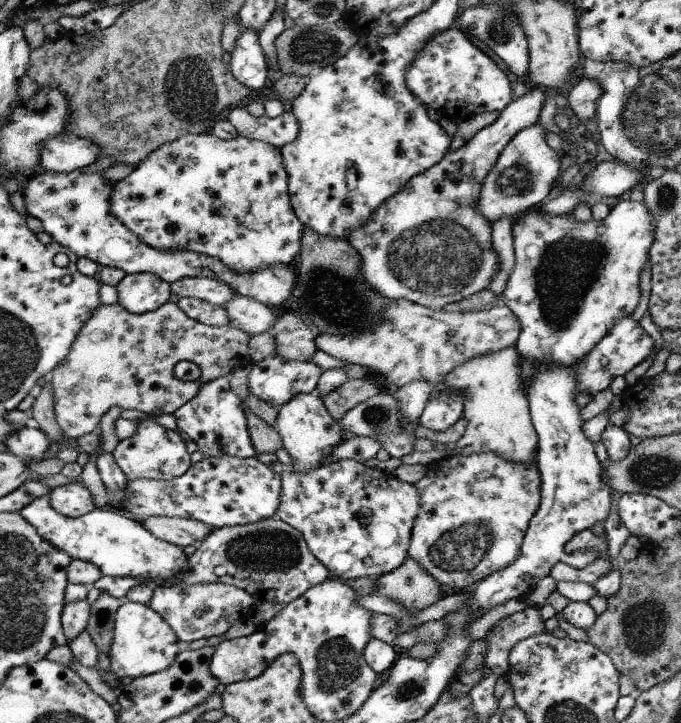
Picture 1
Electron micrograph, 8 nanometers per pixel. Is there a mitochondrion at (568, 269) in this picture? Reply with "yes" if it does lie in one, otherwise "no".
yes

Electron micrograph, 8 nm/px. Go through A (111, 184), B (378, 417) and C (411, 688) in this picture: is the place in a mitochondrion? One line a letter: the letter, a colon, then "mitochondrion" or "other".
A: other
B: mitochondrion
C: mitochondrion

